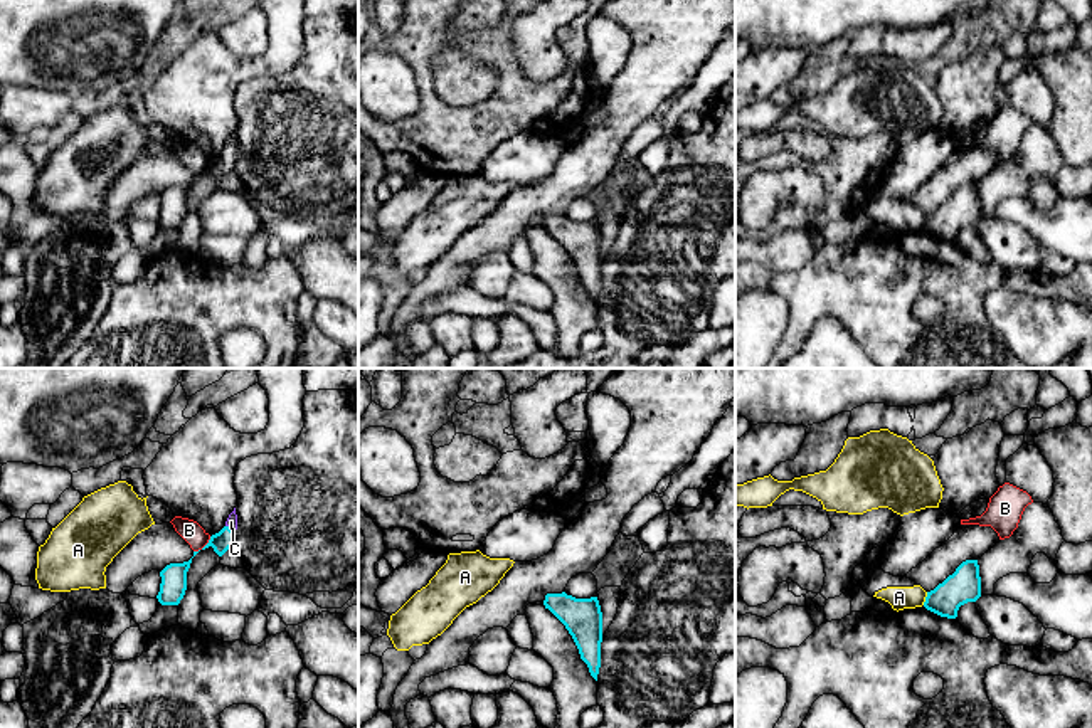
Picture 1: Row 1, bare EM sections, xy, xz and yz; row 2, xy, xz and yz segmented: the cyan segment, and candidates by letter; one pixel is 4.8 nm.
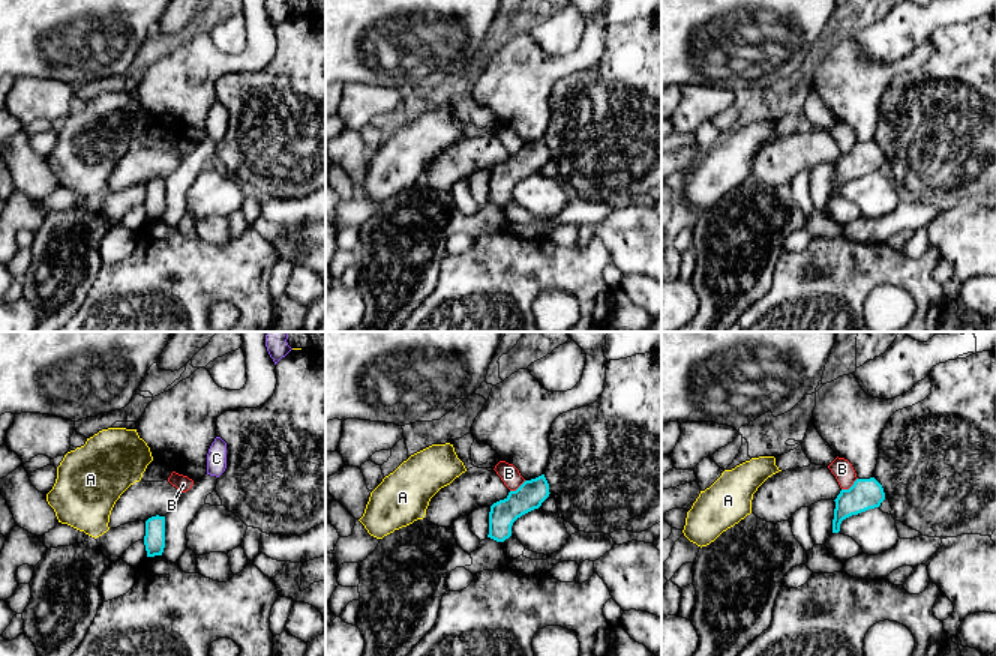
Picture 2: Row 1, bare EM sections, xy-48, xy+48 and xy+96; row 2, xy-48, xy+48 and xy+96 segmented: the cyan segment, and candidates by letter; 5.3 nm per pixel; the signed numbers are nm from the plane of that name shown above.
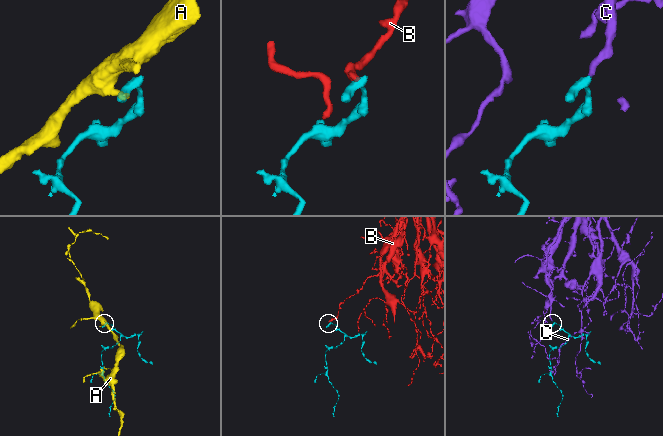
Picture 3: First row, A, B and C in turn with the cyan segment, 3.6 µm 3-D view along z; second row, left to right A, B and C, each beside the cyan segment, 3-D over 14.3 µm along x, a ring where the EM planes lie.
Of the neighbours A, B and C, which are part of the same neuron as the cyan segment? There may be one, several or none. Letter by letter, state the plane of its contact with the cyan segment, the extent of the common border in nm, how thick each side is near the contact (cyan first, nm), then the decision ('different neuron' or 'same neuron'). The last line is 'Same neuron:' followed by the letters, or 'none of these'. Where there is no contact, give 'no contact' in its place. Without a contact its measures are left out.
A: contact in yz; length 70 nm; calibres 160 and 110 nm; different neuron
B: contact in xy; length 120 nm; calibres 100 and 100 nm; different neuron
C: contact in xy; length 50 nm; calibres 100 and 50 nm; same neuron
Same neuron: C

